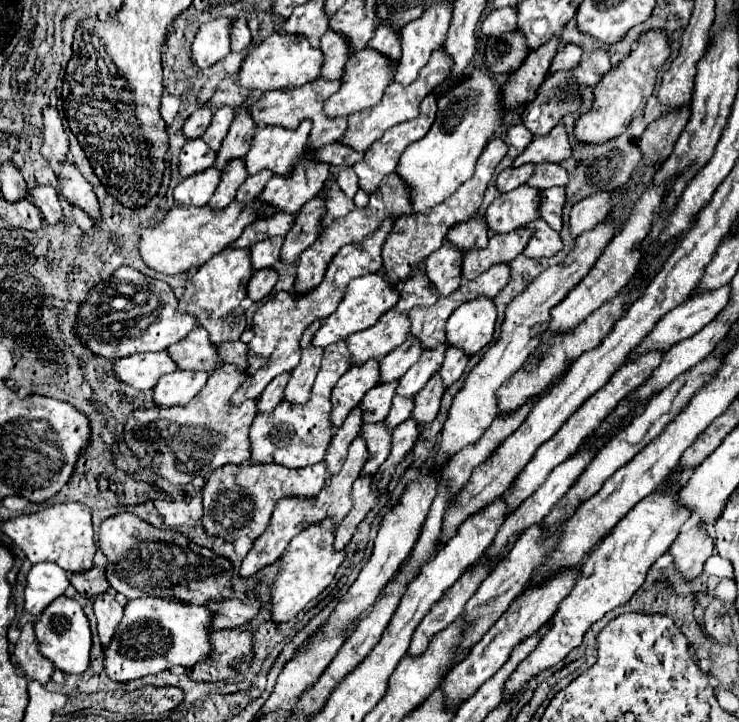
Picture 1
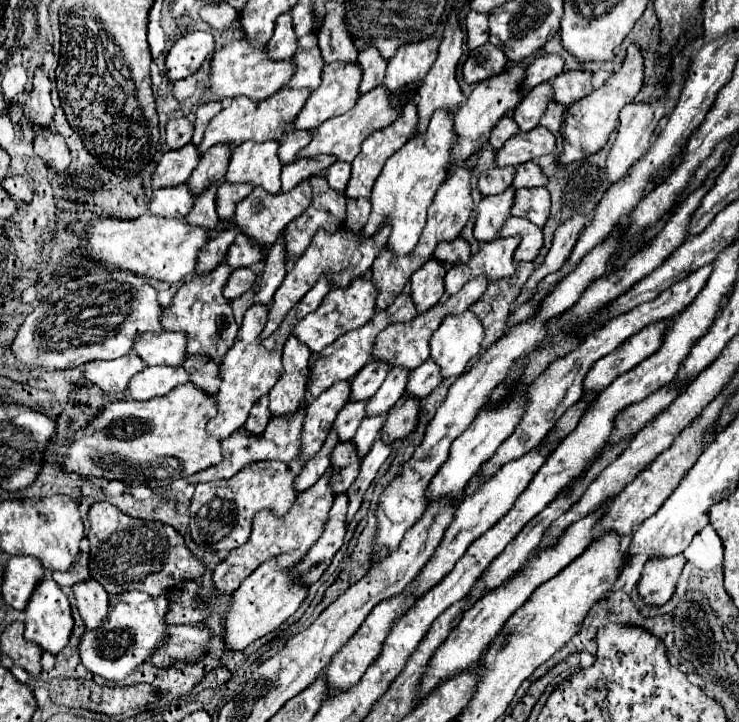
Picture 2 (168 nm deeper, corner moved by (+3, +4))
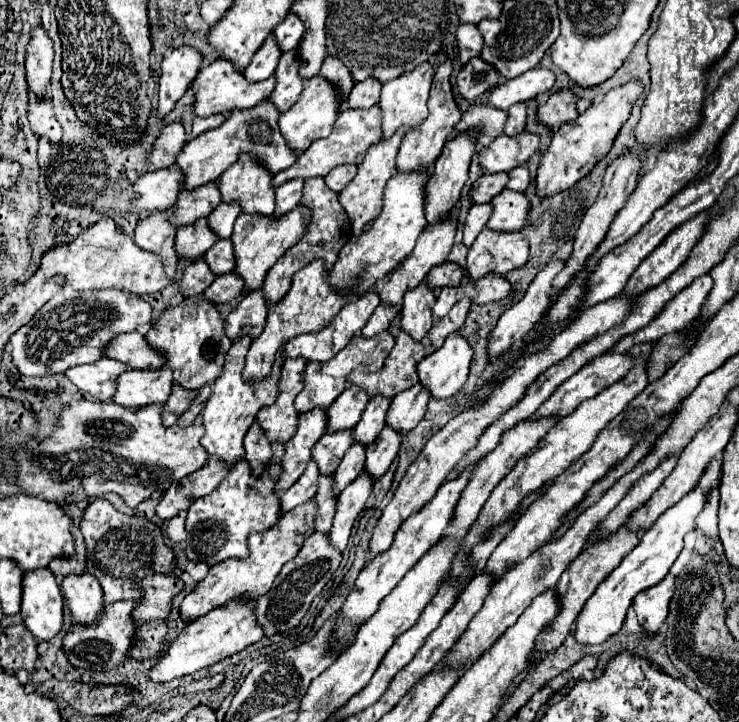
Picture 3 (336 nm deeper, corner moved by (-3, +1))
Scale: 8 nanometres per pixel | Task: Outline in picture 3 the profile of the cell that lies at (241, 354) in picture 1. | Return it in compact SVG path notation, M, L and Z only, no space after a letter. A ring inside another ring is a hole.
M175 384L169 400L165 402L163 424L173 426L179 420L179 416L191 406L191 400L195 400L195 390L187 390L181 384Z

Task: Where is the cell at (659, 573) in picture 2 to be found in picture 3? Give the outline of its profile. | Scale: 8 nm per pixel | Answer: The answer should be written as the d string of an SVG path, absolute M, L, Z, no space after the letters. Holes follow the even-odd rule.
M669 574L659 584L635 596L633 608L637 612L637 620L643 630L647 630L649 634L659 630L659 626L667 618L673 594L675 594L675 576Z

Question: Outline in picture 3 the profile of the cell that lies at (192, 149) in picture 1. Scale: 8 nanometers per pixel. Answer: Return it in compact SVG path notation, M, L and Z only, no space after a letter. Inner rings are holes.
M175 166L145 172L133 184L135 190L133 206L141 218L145 218L153 210L173 208L181 188L183 188L183 174Z

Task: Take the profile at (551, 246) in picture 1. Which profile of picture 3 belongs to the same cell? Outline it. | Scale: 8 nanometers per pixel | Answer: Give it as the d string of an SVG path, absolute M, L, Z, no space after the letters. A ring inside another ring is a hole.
M485 228L467 254L467 272L471 280L487 272L507 274L523 268L529 260L529 244L521 232L495 232Z

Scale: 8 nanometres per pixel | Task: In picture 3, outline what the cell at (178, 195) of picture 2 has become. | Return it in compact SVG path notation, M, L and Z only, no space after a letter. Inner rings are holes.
M171 208L169 212L151 212L149 216L141 218L135 228L135 244L143 250L163 256L165 272L173 278L177 266L177 254L173 248L177 228L171 224L171 212L175 210Z

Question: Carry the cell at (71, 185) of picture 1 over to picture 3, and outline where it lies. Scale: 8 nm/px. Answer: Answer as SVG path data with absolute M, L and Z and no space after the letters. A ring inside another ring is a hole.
M37 100L29 104L29 124L37 138L47 138L51 144L59 144L63 130L53 116L51 100Z

